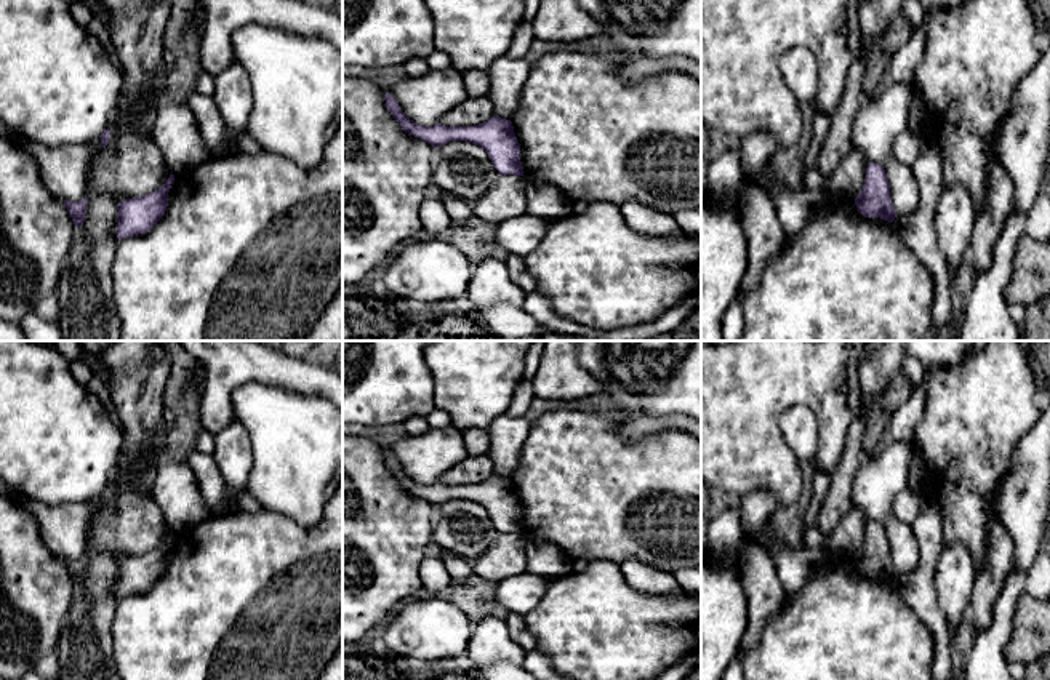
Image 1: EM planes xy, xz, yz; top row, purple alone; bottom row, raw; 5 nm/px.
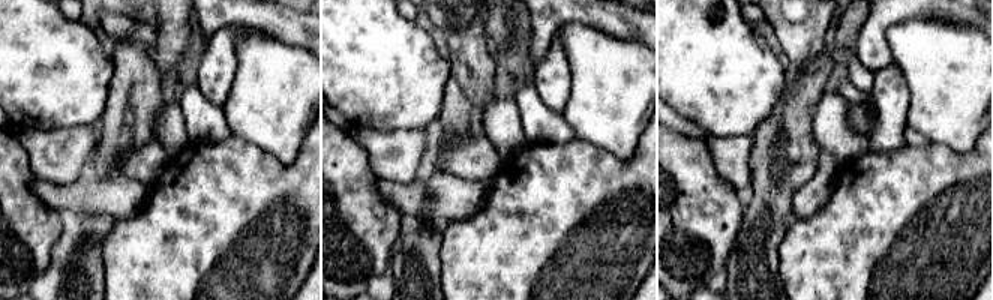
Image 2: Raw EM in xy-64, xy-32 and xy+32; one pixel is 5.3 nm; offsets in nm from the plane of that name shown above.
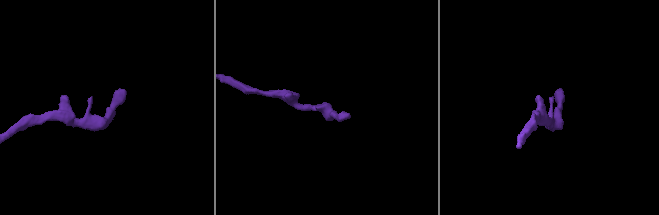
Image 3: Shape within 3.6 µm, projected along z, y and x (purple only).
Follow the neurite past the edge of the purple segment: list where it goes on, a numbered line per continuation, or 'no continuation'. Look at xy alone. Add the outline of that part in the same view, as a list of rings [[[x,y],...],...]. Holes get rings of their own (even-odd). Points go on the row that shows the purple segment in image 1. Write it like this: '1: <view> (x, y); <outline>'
no continuation

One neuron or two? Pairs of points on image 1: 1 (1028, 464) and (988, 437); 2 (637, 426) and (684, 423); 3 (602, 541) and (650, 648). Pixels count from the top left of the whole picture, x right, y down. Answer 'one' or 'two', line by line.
1: two
2: one
3: two

